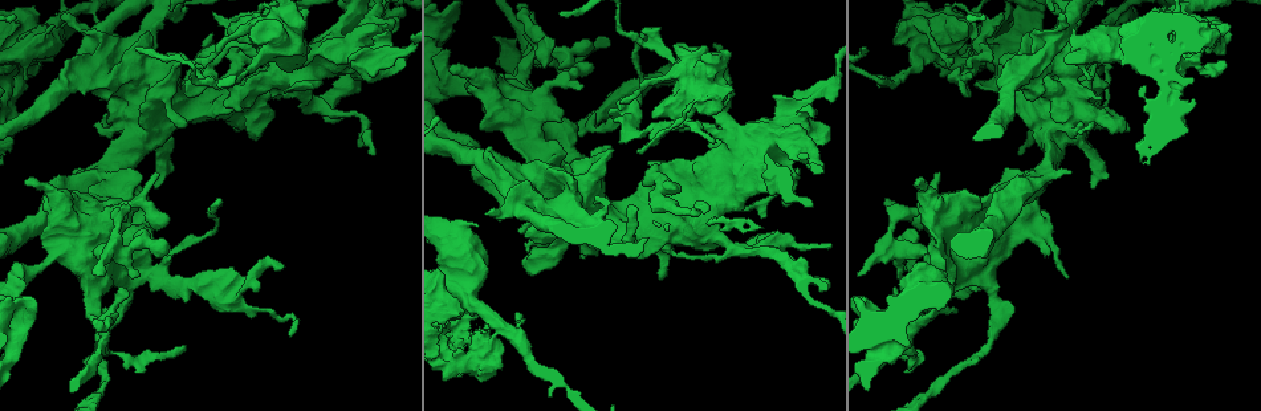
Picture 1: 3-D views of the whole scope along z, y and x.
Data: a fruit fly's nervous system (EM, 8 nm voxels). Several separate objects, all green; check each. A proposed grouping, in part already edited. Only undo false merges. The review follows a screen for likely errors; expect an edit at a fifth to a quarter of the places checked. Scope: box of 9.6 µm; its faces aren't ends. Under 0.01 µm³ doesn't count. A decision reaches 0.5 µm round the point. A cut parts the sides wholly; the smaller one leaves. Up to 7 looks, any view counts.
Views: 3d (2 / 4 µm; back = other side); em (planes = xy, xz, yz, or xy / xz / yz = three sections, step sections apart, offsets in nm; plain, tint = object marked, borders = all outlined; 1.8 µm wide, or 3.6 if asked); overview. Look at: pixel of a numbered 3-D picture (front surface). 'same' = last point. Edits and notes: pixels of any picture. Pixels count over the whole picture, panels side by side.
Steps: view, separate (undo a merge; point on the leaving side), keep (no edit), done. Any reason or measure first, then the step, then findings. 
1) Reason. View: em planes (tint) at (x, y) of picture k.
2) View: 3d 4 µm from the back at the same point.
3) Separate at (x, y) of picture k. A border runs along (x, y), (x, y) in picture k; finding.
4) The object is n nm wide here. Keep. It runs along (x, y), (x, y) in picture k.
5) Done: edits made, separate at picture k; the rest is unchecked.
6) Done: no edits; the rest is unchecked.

Thin neck. View: em yz step 16 (tint) at (978, 60) of picture 1.

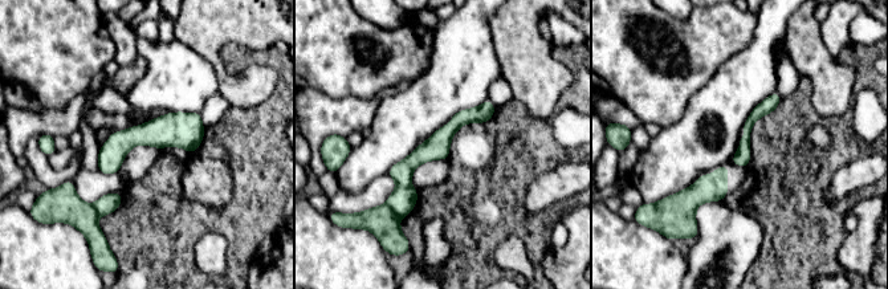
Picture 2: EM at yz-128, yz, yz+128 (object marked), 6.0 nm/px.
The object is 100 nm wide here. Separate at (382, 222) of picture 2. Two neurons meet here.

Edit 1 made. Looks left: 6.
Sudden change in width. View: 3d 4 µm at (591, 203) of picture 1.

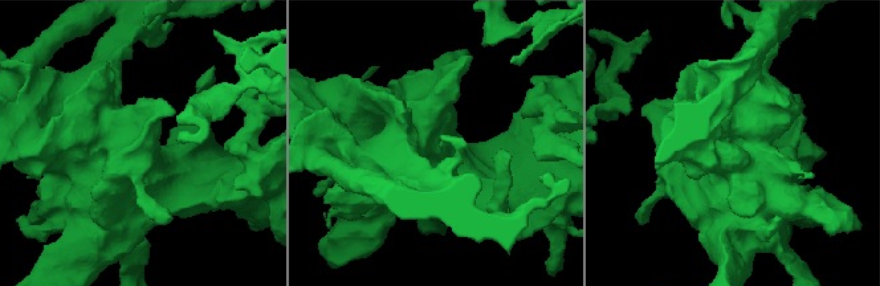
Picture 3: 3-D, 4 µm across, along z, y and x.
View: em 3.6 µm planes (borders) at (436, 144) of picture 3.

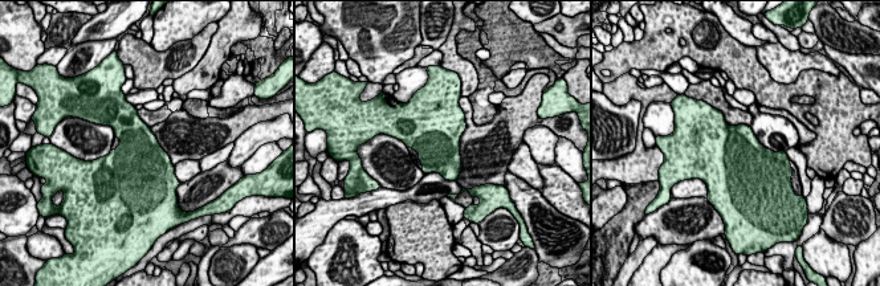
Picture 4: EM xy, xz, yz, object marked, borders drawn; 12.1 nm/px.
The object is 600 nm wide here. Keep. One neuron here.

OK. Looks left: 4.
Closes a loop. View: 3d 4 µm from the back at (538, 107) of picture 1.

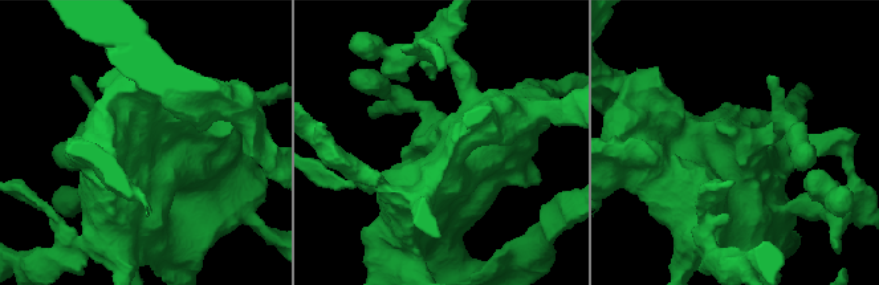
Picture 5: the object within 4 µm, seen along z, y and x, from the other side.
Need the tissue. View: em 3.6 µm yz step 16 (tint) at (741, 150) of picture 5.

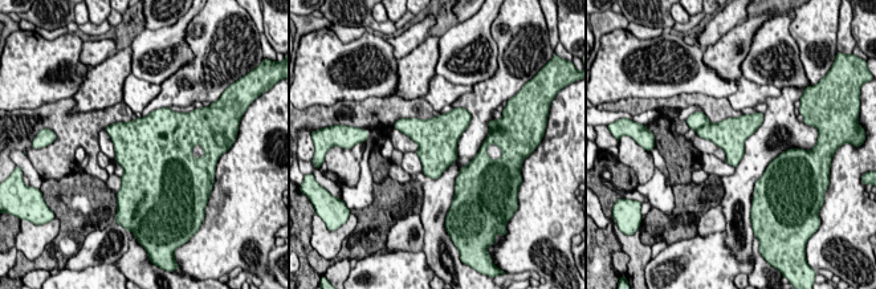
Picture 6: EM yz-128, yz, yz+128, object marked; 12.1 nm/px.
View: em 3.6 µm planes (borders) at the same point.

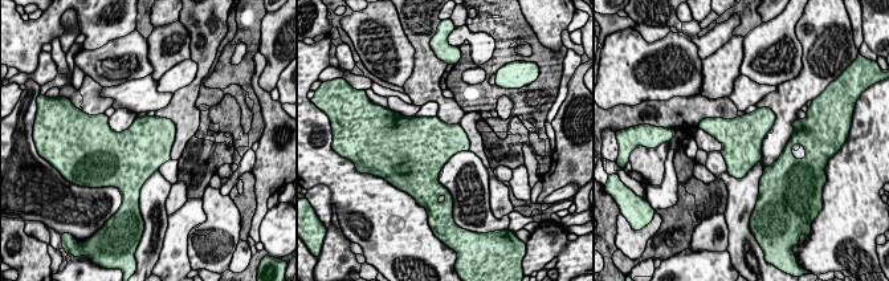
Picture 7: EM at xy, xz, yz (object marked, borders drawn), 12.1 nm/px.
The object is 500 nm wide here. Keep. All the same neuron.

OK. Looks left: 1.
Done: edits made, separate at picture 2; the rest is unchecked.

